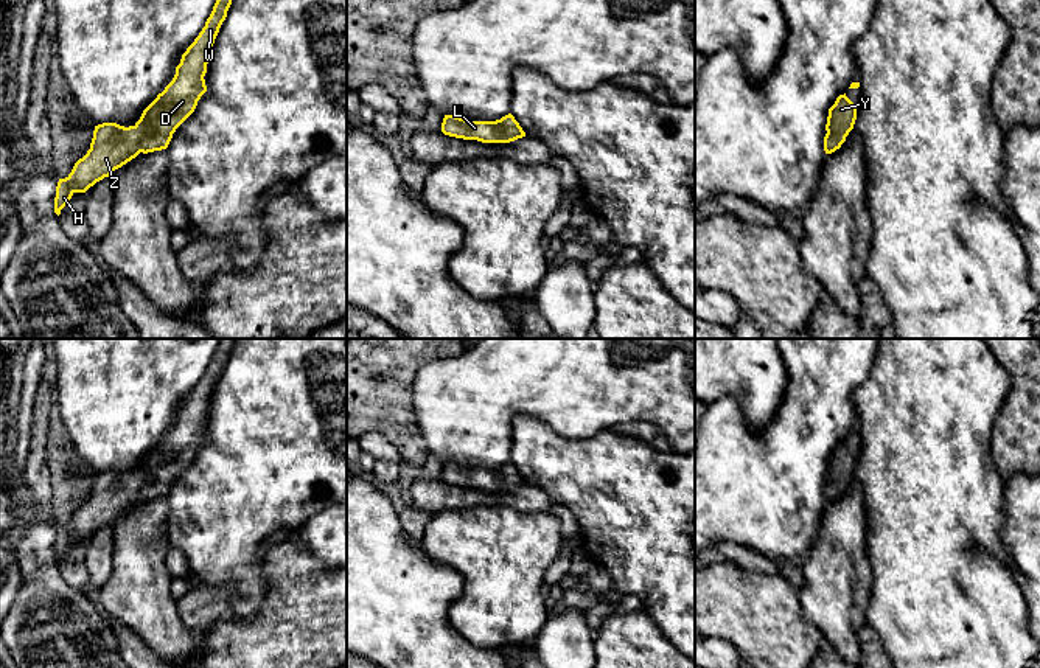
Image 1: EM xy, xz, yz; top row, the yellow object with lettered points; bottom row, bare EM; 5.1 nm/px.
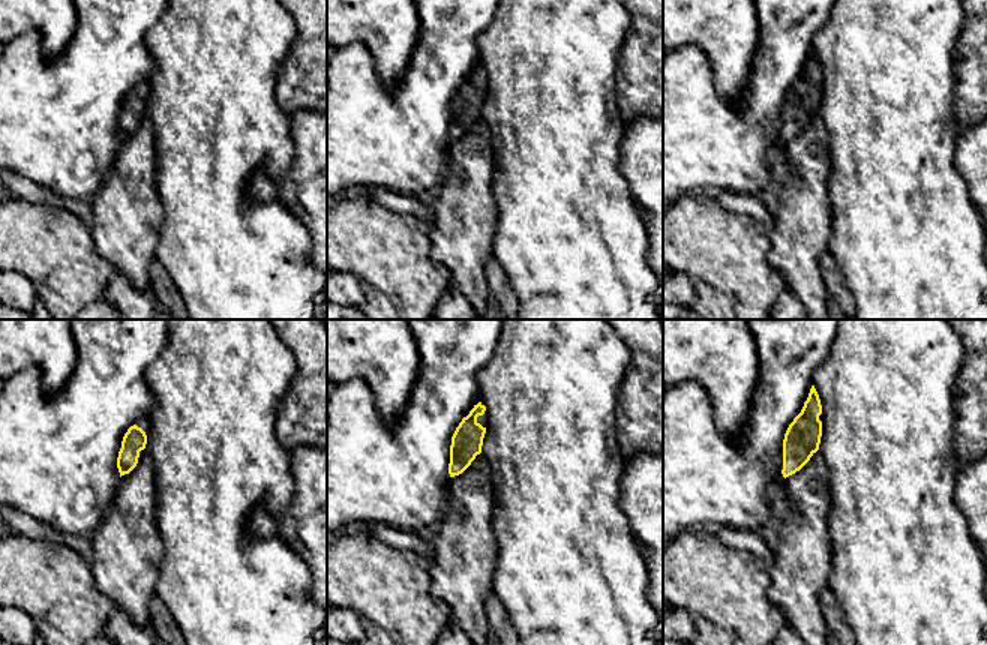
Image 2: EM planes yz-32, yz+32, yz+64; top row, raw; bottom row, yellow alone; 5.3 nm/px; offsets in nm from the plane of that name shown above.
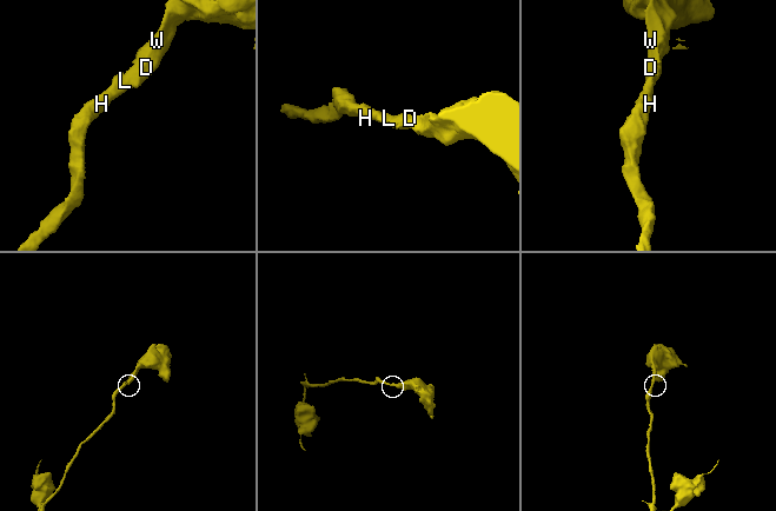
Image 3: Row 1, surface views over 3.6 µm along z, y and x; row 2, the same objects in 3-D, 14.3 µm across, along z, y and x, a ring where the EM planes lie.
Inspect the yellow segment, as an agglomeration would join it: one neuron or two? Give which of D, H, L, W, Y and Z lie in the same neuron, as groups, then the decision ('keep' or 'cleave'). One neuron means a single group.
groups D H L W Y Z; keep

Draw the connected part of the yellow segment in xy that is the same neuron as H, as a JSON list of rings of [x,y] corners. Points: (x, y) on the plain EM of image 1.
[[[221,339],[205,374],[182,402],[173,429],[143,458],[134,474],[124,475],[117,471],[95,474],[90,497],[75,511],[72,520],[58,530],[54,545],[58,564],[75,541],[86,541],[140,500],[168,496],[176,477],[194,460],[197,449],[207,440],[204,424],[208,402],[235,340]]]

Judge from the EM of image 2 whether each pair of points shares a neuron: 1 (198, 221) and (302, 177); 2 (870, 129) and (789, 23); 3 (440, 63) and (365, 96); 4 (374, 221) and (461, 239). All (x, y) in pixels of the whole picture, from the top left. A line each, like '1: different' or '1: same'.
1: different
2: different
3: same
4: different

